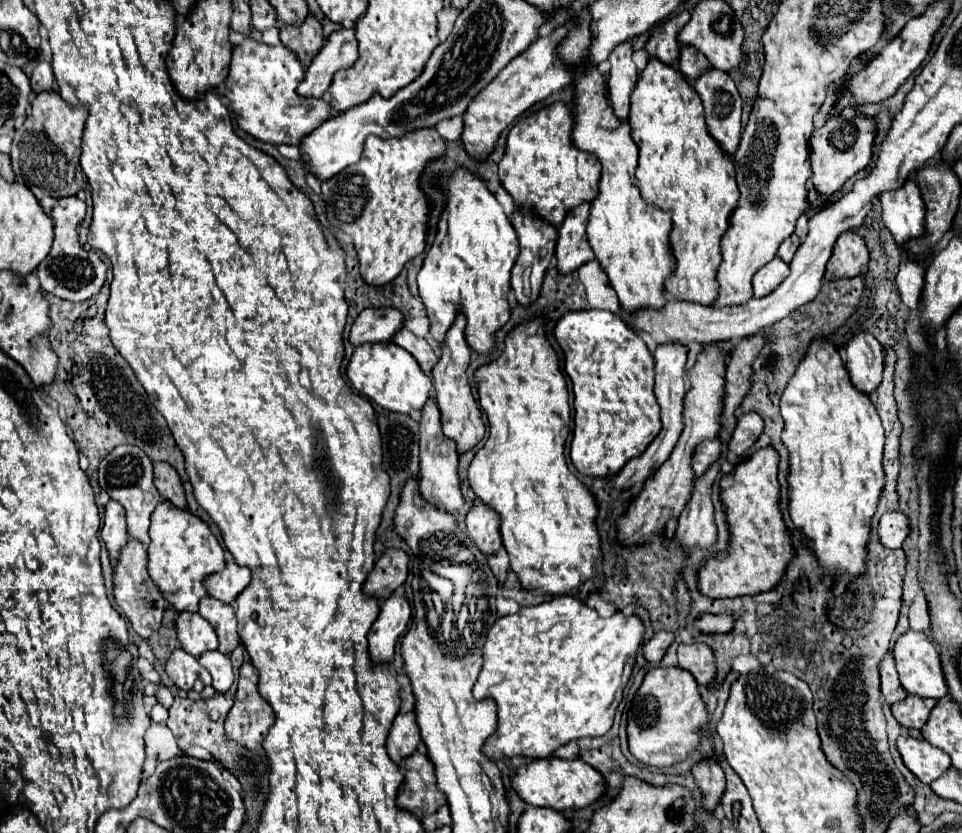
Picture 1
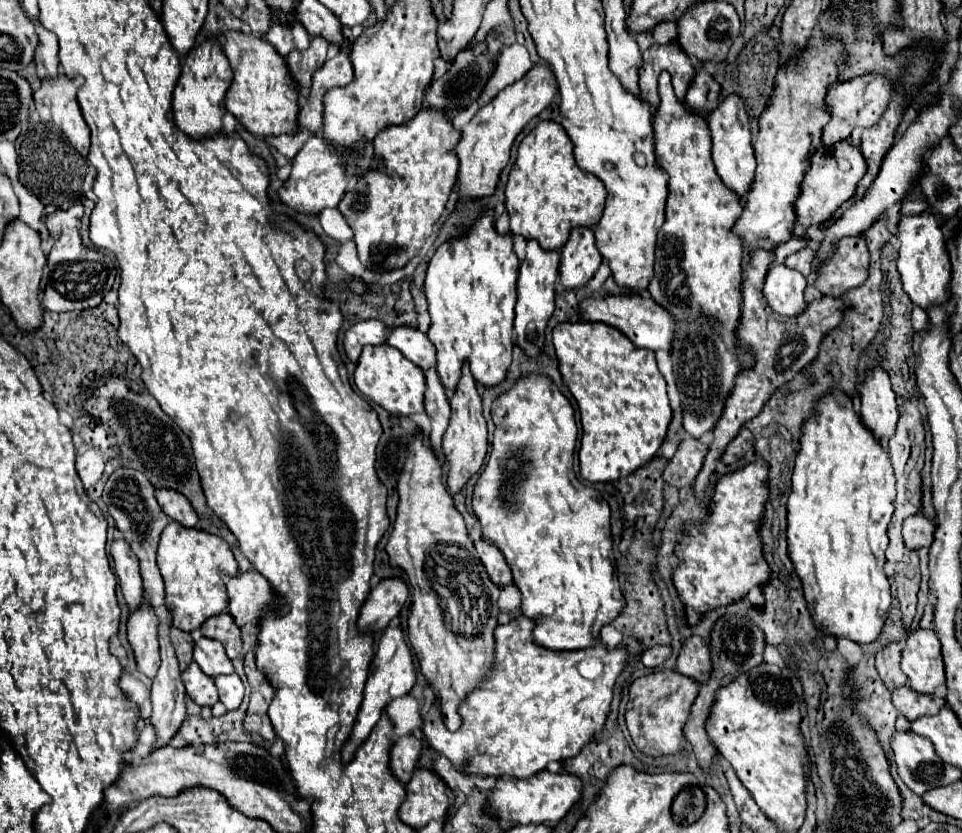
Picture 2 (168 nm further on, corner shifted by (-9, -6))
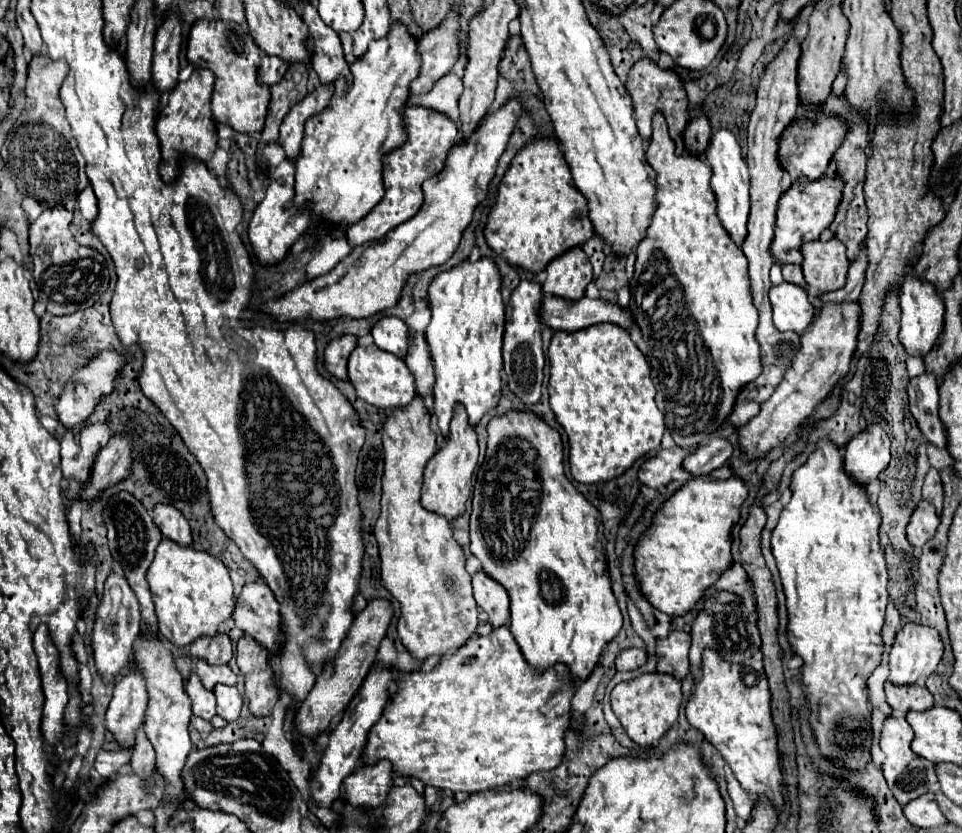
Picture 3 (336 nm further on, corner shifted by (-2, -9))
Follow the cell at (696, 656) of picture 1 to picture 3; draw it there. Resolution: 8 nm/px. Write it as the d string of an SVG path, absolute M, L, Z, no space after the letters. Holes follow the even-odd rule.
M673 630L667 638L657 640L657 672L671 674L683 680L689 674L689 646L691 636L683 630Z

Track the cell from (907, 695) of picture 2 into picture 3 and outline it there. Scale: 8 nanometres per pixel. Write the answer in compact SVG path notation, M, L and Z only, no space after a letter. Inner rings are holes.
M887 682L885 684L887 702L895 712L909 712L909 710L929 710L935 702L931 692L925 686L897 686Z

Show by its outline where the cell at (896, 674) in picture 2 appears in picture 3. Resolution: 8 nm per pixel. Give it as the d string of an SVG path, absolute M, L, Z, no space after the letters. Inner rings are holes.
M893 604L887 606L887 616L885 616L885 624L883 624L883 644L885 644L885 656L889 656L889 650L893 646L895 634L897 634L897 626L899 626L899 612L895 610Z

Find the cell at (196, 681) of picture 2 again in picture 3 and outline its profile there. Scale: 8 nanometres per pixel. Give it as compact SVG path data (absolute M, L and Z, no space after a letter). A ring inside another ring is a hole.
M191 672L189 680L185 682L185 694L193 702L193 714L201 716L205 720L211 720L215 716L215 696L211 690L207 690L195 672Z

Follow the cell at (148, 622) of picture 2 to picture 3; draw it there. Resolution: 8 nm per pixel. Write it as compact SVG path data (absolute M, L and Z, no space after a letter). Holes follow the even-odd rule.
M133 668L115 684L113 700L105 714L107 728L115 734L115 740L123 748L133 746L135 730L145 718L147 702L149 694L145 686L145 676L139 668Z

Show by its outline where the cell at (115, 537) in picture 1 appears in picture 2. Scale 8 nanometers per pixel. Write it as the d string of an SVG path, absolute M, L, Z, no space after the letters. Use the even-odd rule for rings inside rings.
M120 539L120 541L114 541L112 547L110 547L110 555L114 559L114 571L118 575L118 581L120 581L120 589L122 589L122 595L128 603L128 609L130 613L136 611L142 601L144 601L144 589L142 589L142 575L140 575L140 569L138 569L138 559L136 555L132 553L130 545Z

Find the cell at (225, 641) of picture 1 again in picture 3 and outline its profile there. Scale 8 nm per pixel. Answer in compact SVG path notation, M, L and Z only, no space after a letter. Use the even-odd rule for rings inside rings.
M217 632L215 636L199 636L193 644L189 644L189 654L193 658L205 658L209 664L227 664L233 656L231 640L225 632Z

